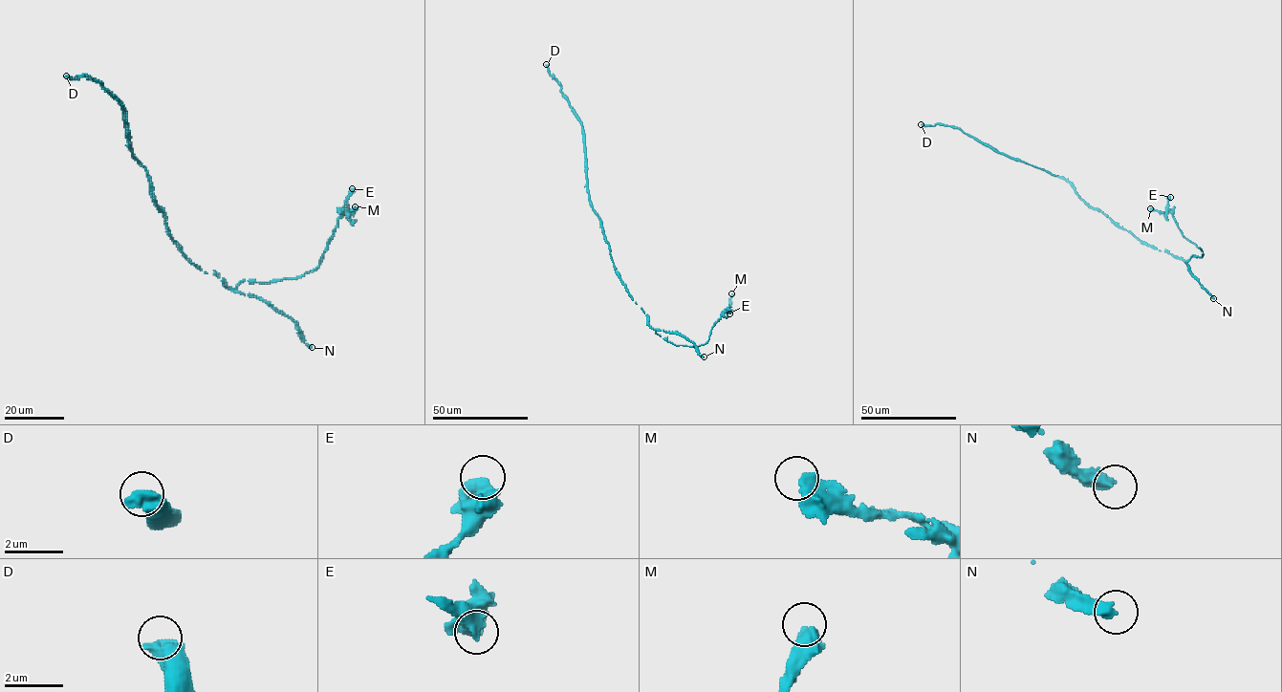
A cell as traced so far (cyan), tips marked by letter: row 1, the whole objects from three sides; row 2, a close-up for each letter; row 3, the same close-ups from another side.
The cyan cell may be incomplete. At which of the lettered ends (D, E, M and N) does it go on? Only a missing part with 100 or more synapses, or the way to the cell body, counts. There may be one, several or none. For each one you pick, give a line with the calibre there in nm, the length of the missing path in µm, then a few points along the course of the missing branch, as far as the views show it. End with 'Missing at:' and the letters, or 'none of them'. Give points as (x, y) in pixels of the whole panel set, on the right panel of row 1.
N: Thickness 400 nm. Missing length about 120 µm. Course of what is missing: (1213, 298), (1192, 271), (1186, 248), (1176, 231), (1145, 203), (1134, 197), (1110, 204), (1113, 210)
Missing at: N

